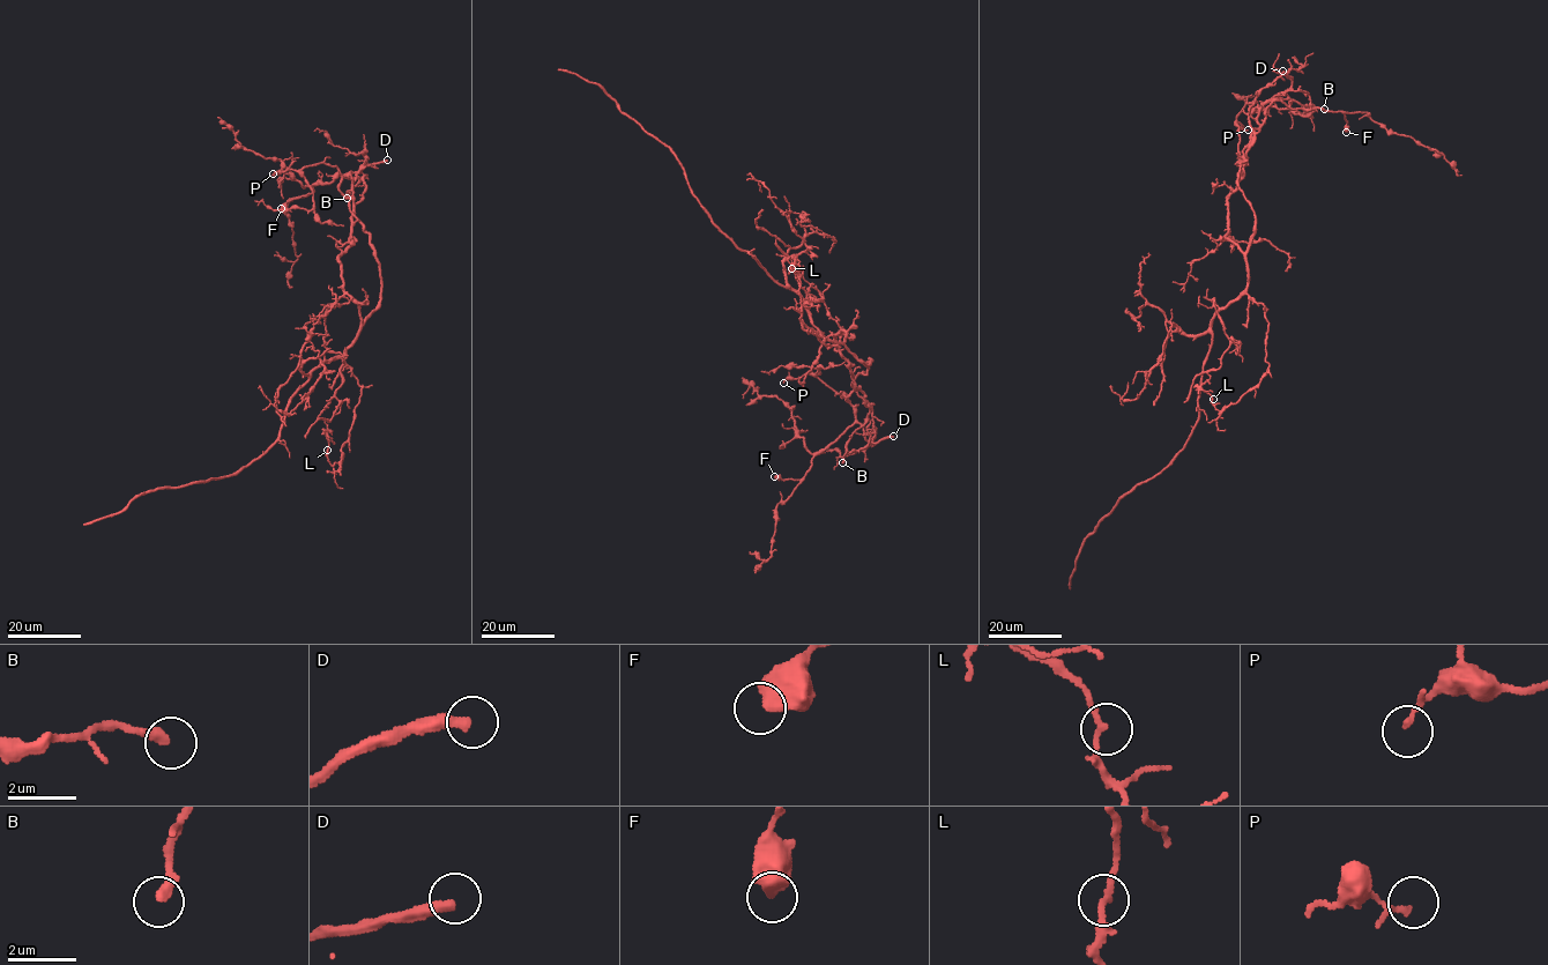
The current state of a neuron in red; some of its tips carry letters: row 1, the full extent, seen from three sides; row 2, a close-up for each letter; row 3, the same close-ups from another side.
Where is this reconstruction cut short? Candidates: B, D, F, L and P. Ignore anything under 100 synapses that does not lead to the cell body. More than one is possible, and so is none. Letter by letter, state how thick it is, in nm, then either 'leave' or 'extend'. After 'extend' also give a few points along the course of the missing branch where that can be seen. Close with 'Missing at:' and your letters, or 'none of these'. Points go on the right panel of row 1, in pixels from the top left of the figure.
B: calibre 320 nm; leave
D: calibre 320 nm; extend; course (1282, 71), (1272, 60), (1277, 38), (1256, 42), (1265, 34), (1277, 37), (1266, 21), (1217, 15)
F: calibre 600 nm; leave
L: calibre 150 nm; leave
P: calibre 120 nm; leave
Missing at: D

